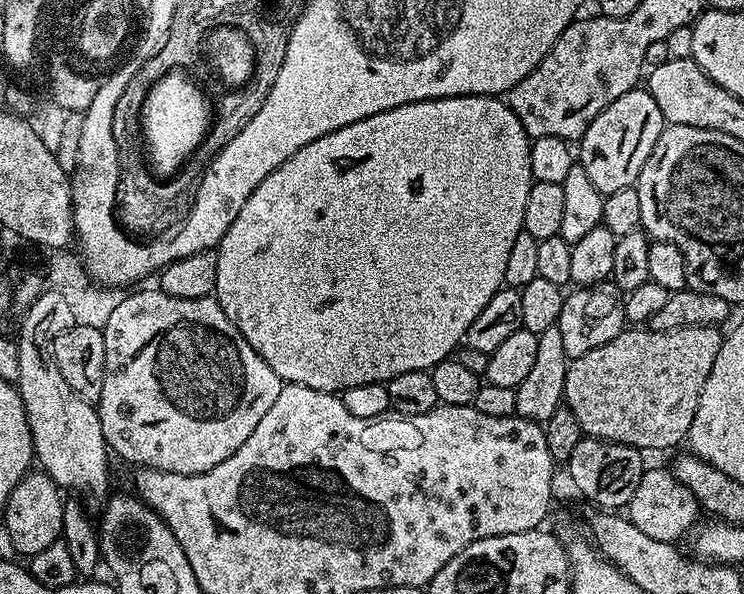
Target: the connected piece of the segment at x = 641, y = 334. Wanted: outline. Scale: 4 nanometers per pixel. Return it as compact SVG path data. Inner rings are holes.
M632 326L620 332L618 338L606 342L606 346L598 346L598 350L590 350L590 354L582 354L569 363L566 370L566 386L564 387L563 403L574 410L574 418L578 418L581 433L585 437L598 440L611 440L614 444L629 444L631 448L649 450L648 448L672 448L675 444L685 443L690 422L694 422L694 410L698 410L698 402L702 394L702 386L706 386L706 378L710 378L710 370L714 366L714 358L718 358L721 329L716 326L686 326L669 332L653 332L644 326Z

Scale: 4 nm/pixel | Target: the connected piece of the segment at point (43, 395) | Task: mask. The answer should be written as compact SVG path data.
M55 290L41 291L40 297L23 313L24 321L20 324L18 346L18 378L15 383L20 390L22 406L26 410L26 422L32 435L32 450L39 467L62 490L70 491L82 501L89 513L96 514L103 509L109 495L108 456L110 449L102 434L102 422L97 405L91 400L84 400L62 378L62 370L52 357L52 337L55 333L65 332L76 325L70 304Z

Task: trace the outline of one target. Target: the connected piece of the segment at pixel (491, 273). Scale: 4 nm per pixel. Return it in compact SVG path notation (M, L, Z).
M447 96L437 100L423 100L406 106L398 106L394 110L386 110L382 114L374 114L370 118L362 118L350 126L342 126L342 130L334 130L330 134L302 146L302 150L298 150L298 154L286 158L286 162L282 162L282 166L278 166L278 170L266 174L266 178L262 178L262 182L258 182L254 194L250 194L250 198L246 198L246 206L242 206L242 210L238 210L238 218L234 218L234 222L230 222L226 234L220 239L220 243L215 249L218 258L218 278L216 279L214 299L222 306L222 310L230 318L230 322L234 322L234 326L238 326L242 338L246 338L248 345L267 362L270 370L274 370L274 374L278 374L281 380L289 384L301 384L310 386L314 390L339 394L350 386L385 383L398 374L406 374L410 370L429 371L438 362L449 359L461 347L462 341L470 330L470 322L474 322L474 318L478 318L478 314L482 314L482 306L486 306L486 302L490 302L490 298L494 298L494 294L500 291L504 284L506 258L510 255L510 246L514 246L514 238L518 238L518 234L524 227L526 197L530 195L534 183L530 170L531 149L530 138L526 134L522 122L518 122L518 114L514 114L511 106L499 96Z

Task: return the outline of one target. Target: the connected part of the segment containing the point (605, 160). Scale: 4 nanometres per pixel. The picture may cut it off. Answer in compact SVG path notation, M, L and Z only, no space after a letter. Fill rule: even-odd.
M643 87L631 88L622 98L614 98L578 141L578 163L586 170L590 182L598 186L605 196L614 194L614 190L626 190L633 187L646 166L646 158L654 150L658 138L663 134L666 121L658 102Z

